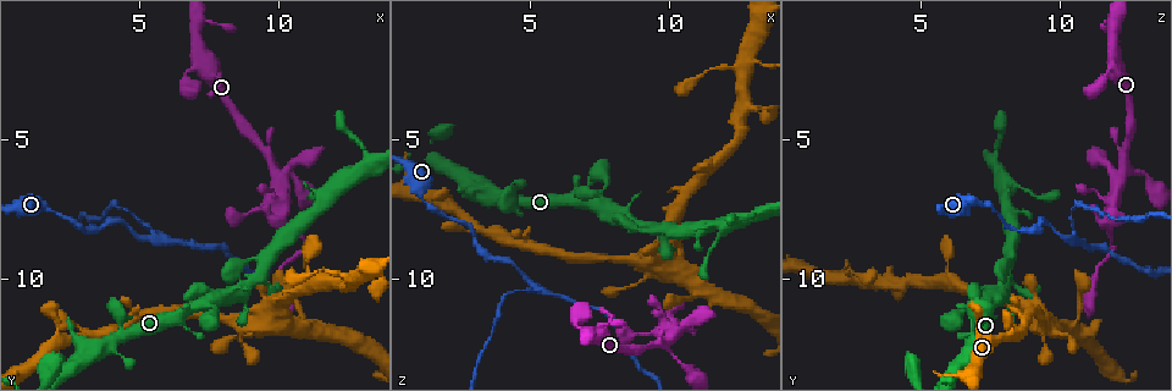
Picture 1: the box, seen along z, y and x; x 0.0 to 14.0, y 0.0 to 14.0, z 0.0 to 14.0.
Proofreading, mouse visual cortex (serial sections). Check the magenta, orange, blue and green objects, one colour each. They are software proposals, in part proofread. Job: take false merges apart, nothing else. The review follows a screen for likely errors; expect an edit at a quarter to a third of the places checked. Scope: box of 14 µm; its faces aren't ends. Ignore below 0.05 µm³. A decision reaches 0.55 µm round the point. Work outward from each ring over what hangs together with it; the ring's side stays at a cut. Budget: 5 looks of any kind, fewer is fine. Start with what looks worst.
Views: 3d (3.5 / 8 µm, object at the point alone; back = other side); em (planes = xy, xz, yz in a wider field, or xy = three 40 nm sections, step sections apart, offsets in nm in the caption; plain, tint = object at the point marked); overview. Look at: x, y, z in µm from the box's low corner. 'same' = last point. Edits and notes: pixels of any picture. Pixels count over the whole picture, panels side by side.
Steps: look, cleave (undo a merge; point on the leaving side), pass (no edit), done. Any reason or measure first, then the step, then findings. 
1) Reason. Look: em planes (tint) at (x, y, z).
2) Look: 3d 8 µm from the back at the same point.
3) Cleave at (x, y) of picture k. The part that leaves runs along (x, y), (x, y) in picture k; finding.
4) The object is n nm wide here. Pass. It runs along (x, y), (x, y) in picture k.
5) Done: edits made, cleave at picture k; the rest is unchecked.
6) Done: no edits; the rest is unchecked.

Arms part here. Look: 3d 3.5 µm from the back at (5.5, 8.5, 10.5).

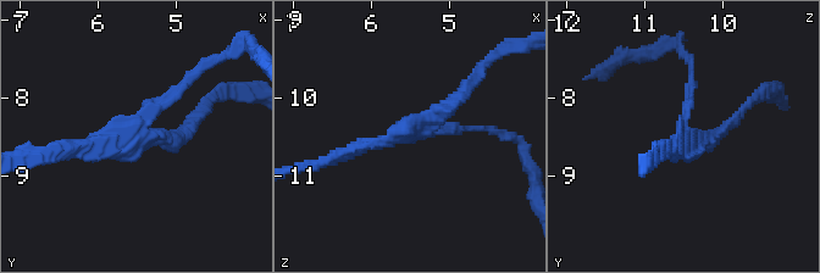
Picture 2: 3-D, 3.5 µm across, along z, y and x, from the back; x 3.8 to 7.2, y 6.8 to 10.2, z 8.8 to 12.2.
3 arms meet here; the arms are 100, 150, 200 nm wide; shape alone is not enough. Look: em xy step 5 (tint) at (5.50, 8.50, 10.45).

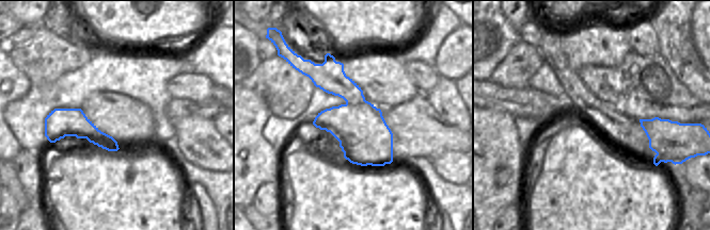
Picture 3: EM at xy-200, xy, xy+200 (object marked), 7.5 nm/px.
Cleave at (176, 90) of picture 2. The part that leaves runs along (137, 122), (219, 59), (234, 55) in picture 2; two cells meet here.

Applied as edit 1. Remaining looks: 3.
Sharp bend. Look: 3d 8 µm at (10.9, 8.8, 11.8).

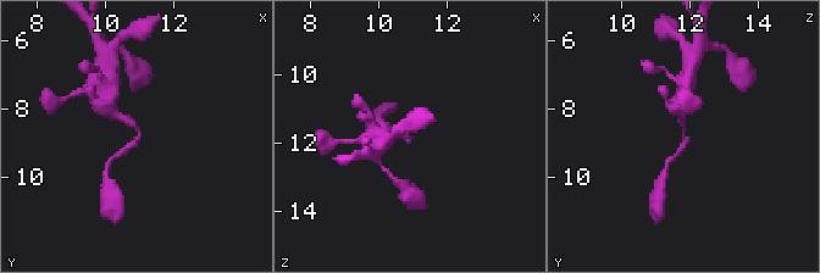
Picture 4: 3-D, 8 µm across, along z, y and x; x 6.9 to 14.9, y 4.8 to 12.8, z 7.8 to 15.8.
The arms are 150, 200 nm wide; need the tissue. Look: em xy step 5 (tint) at (10.9, 8.8, 11.9).

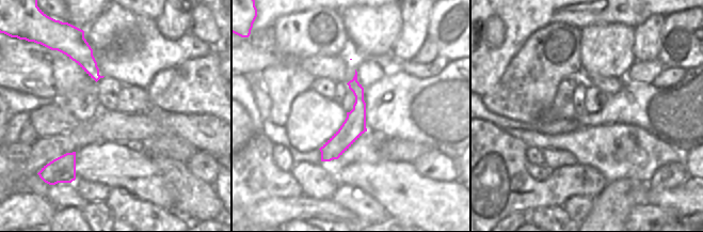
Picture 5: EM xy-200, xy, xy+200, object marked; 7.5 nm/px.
Pass. It runs along (354, 80), (354, 126), (323, 158) in picture 5; continuous, no second cell.

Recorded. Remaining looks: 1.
Done: edits made, cleave at picture 2; the rest is unchecked.

